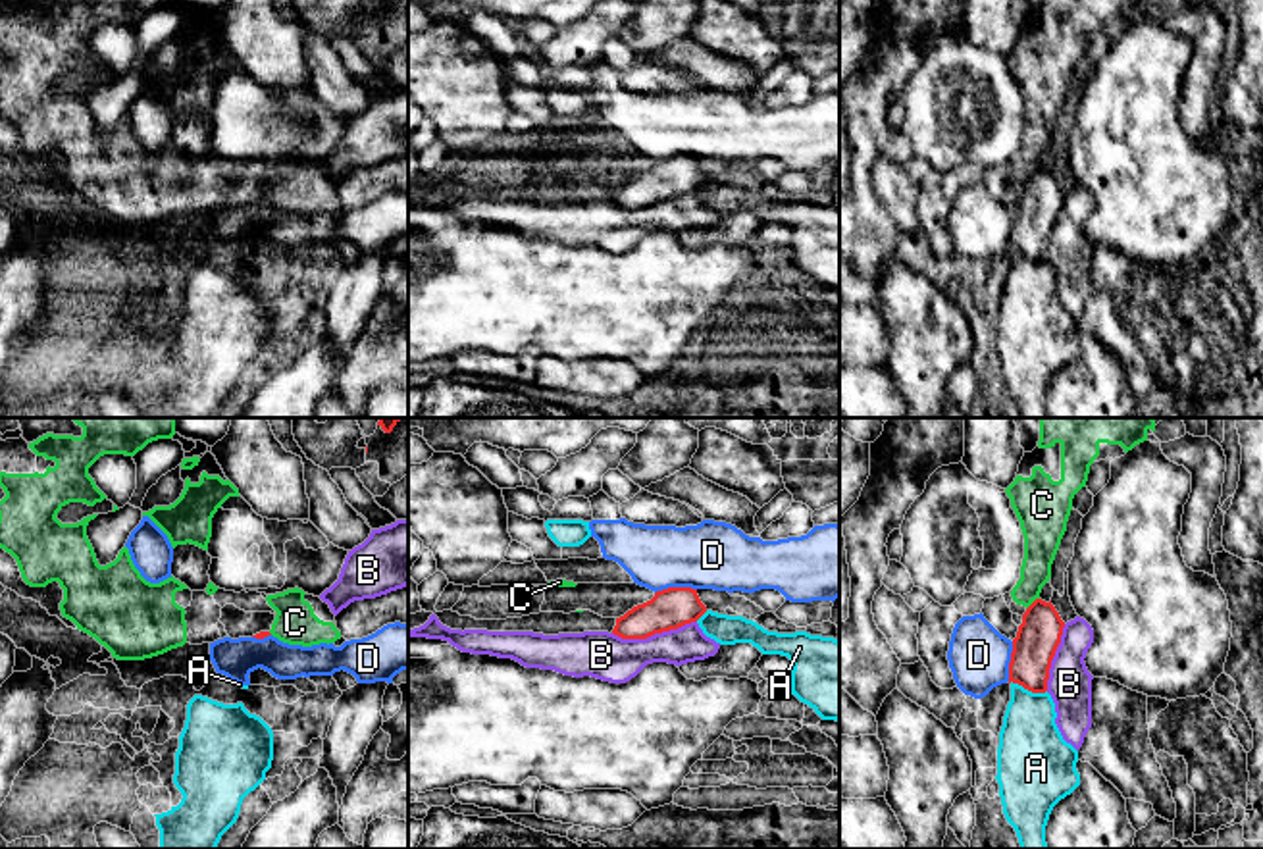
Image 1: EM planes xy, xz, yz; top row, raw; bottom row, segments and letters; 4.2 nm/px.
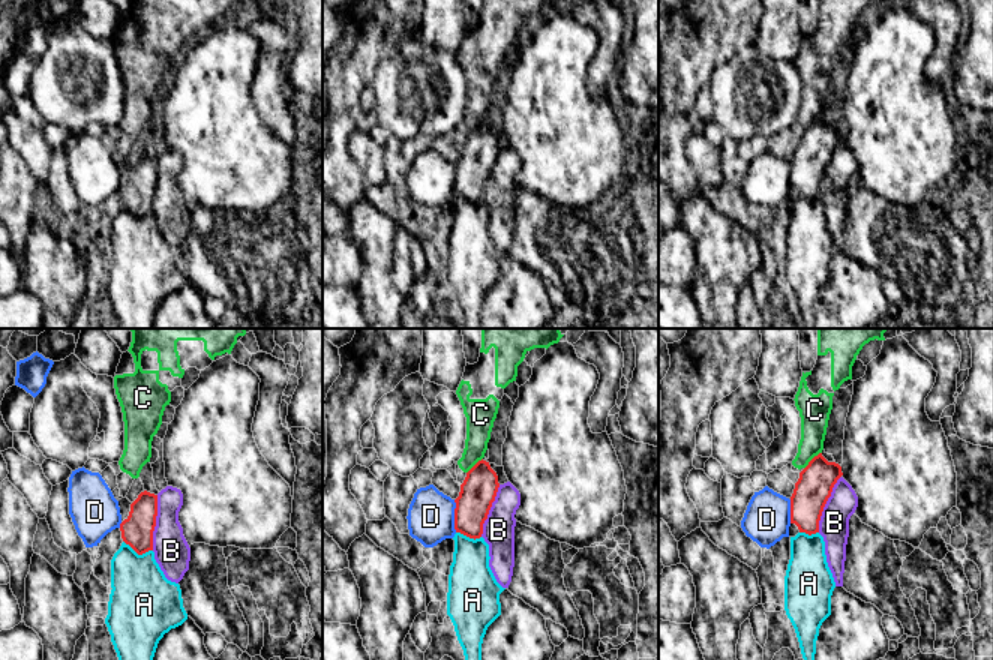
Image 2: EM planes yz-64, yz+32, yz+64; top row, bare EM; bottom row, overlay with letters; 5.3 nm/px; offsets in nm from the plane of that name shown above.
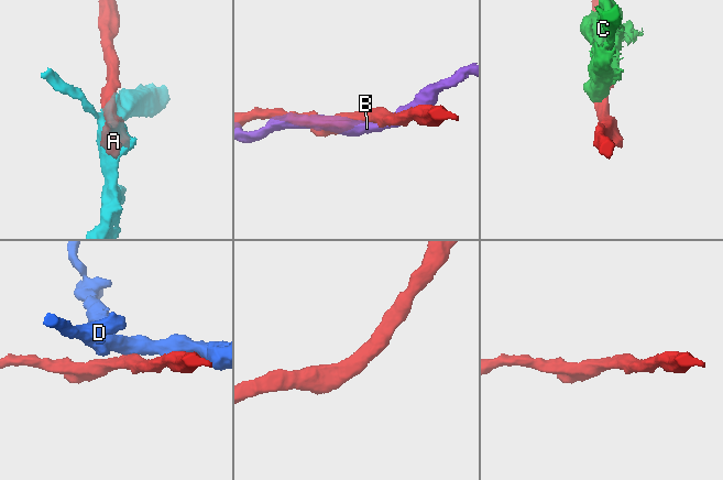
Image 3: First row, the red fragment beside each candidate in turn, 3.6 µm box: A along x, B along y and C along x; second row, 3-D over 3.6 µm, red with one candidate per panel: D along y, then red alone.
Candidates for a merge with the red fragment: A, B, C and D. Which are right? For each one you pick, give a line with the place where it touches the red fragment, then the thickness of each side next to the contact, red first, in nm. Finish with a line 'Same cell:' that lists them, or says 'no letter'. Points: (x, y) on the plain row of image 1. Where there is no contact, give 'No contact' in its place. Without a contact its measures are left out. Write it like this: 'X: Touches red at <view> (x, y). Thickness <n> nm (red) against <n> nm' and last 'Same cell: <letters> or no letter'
Same cell: no letter

